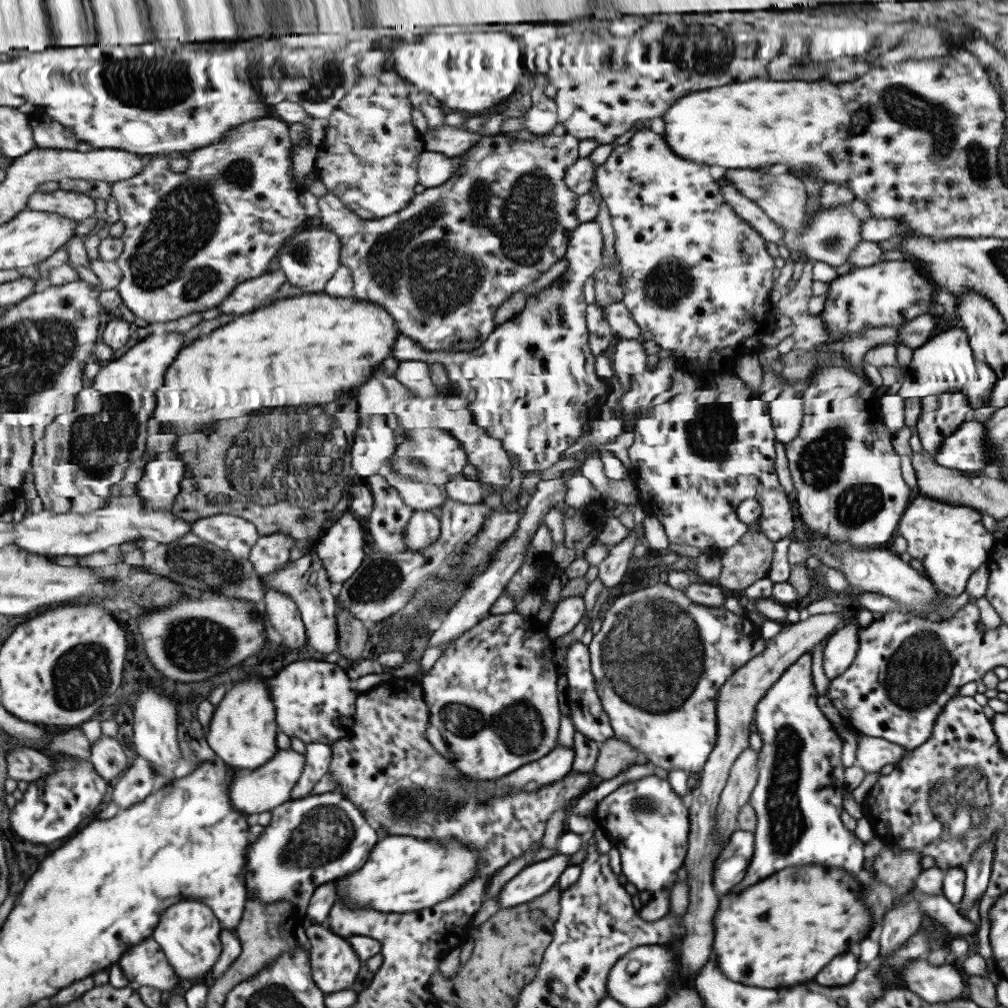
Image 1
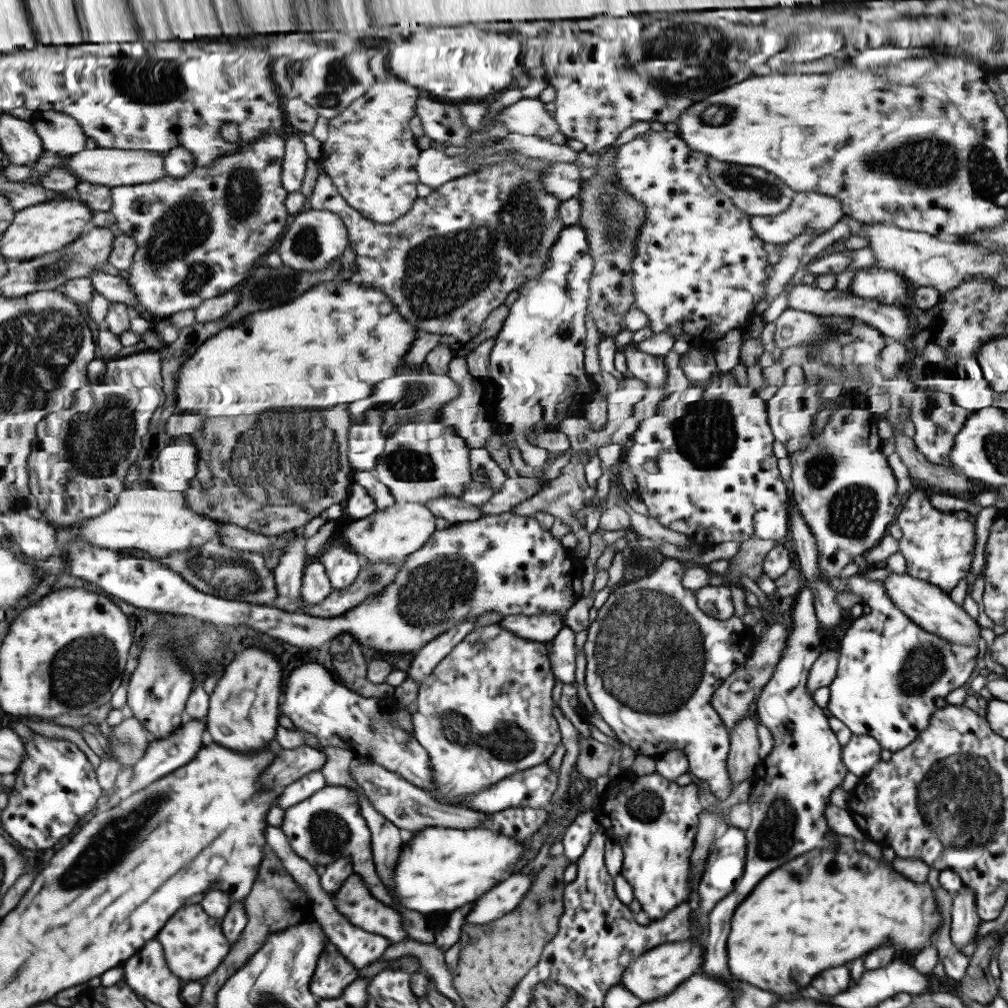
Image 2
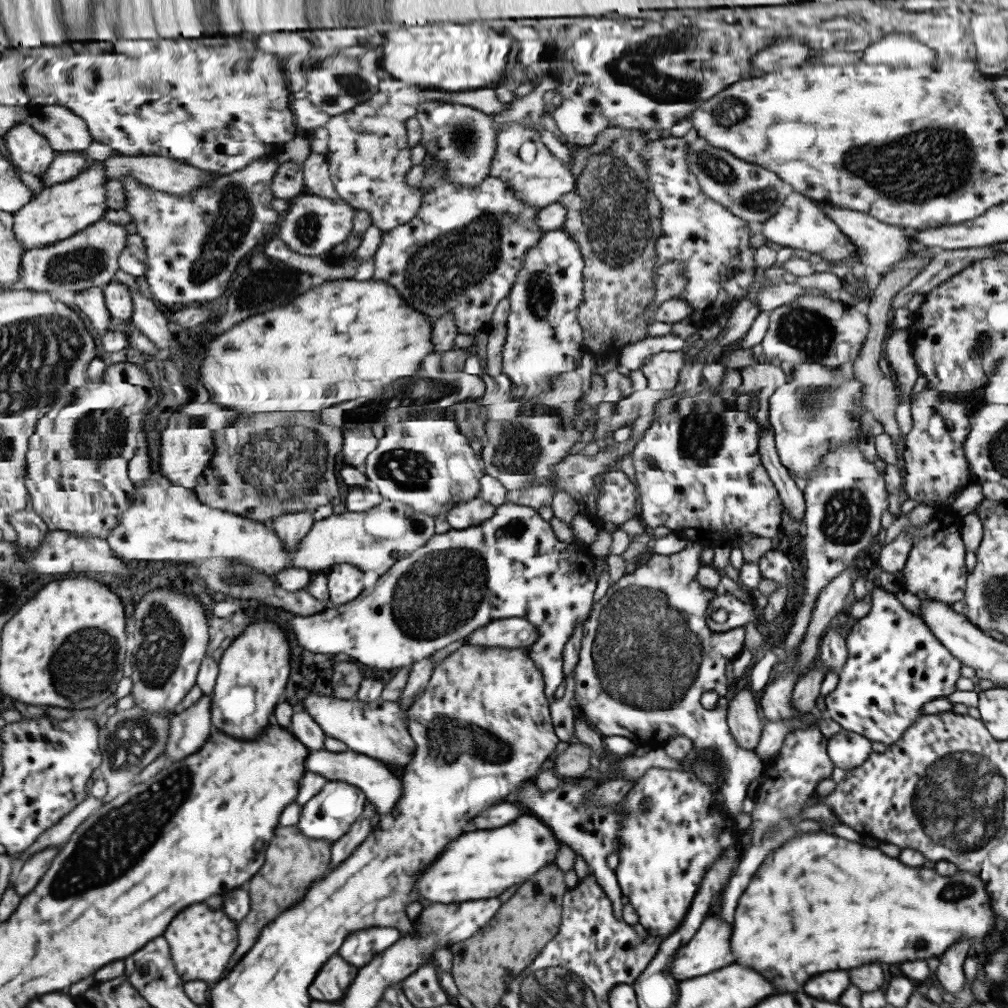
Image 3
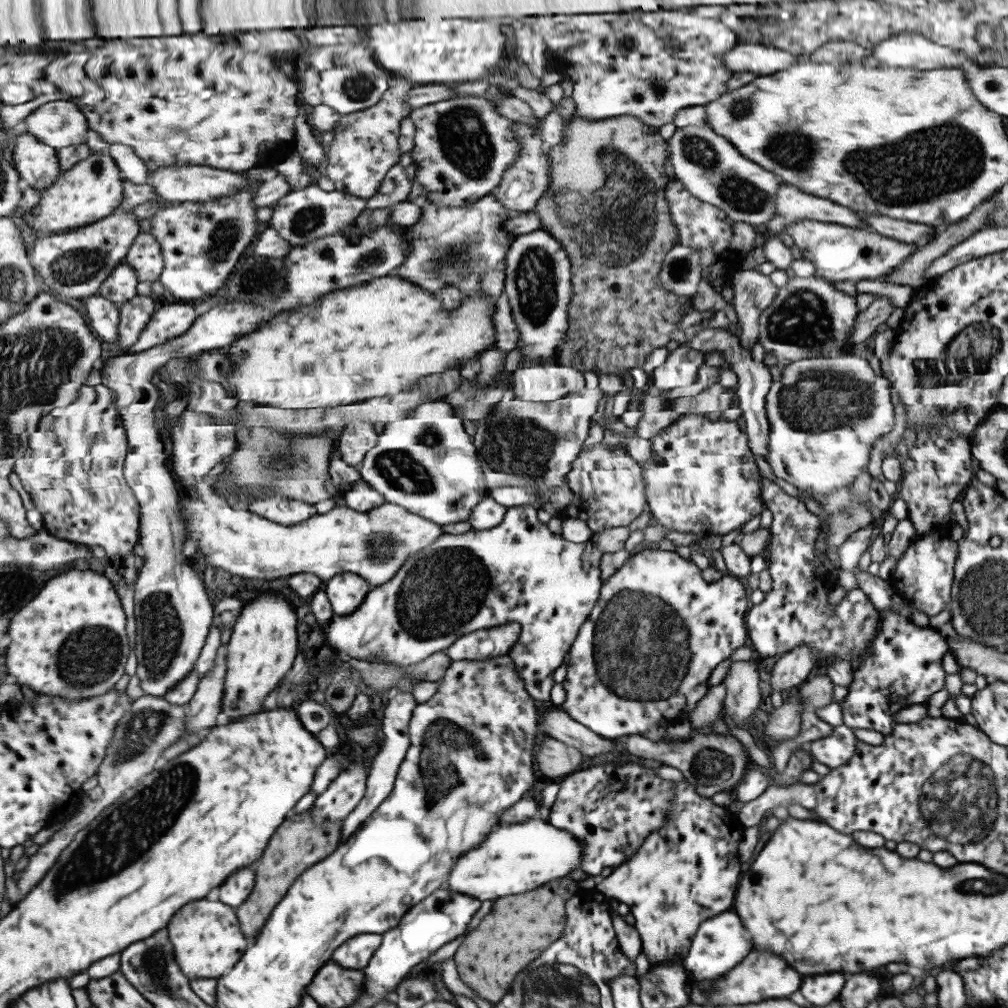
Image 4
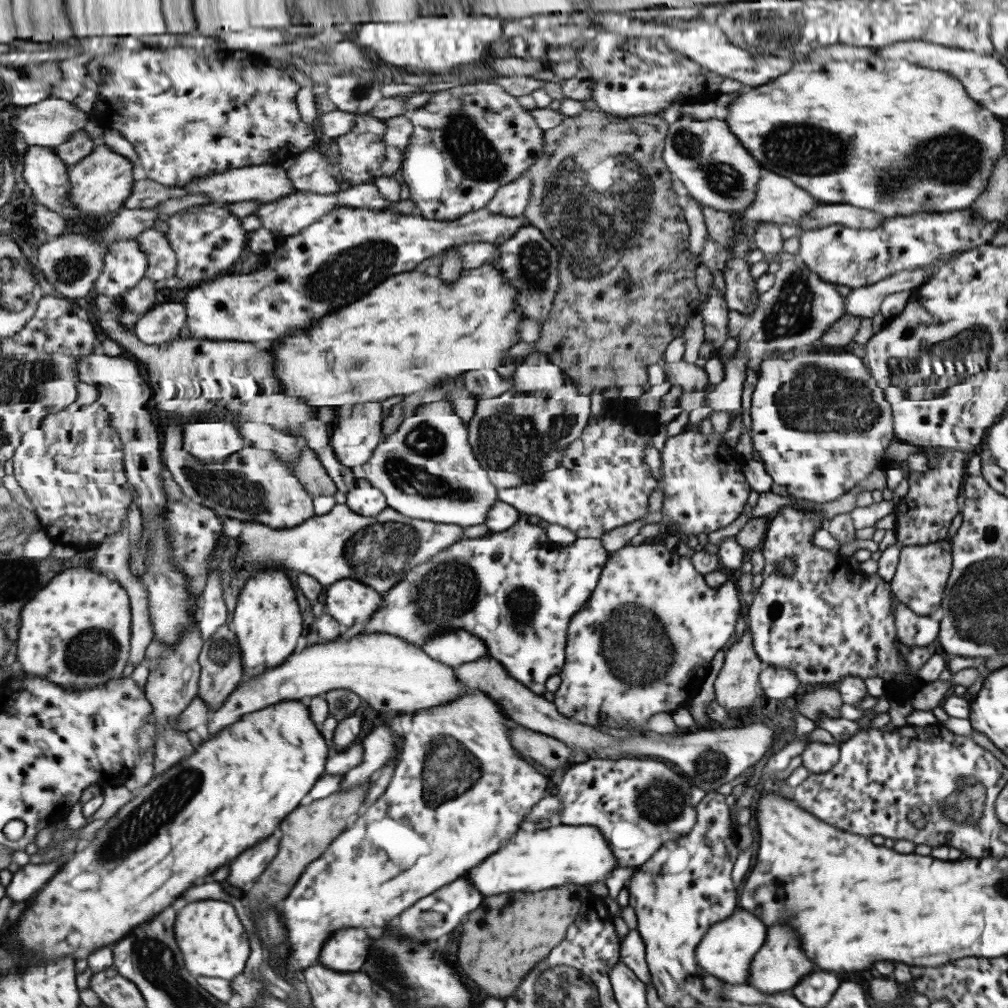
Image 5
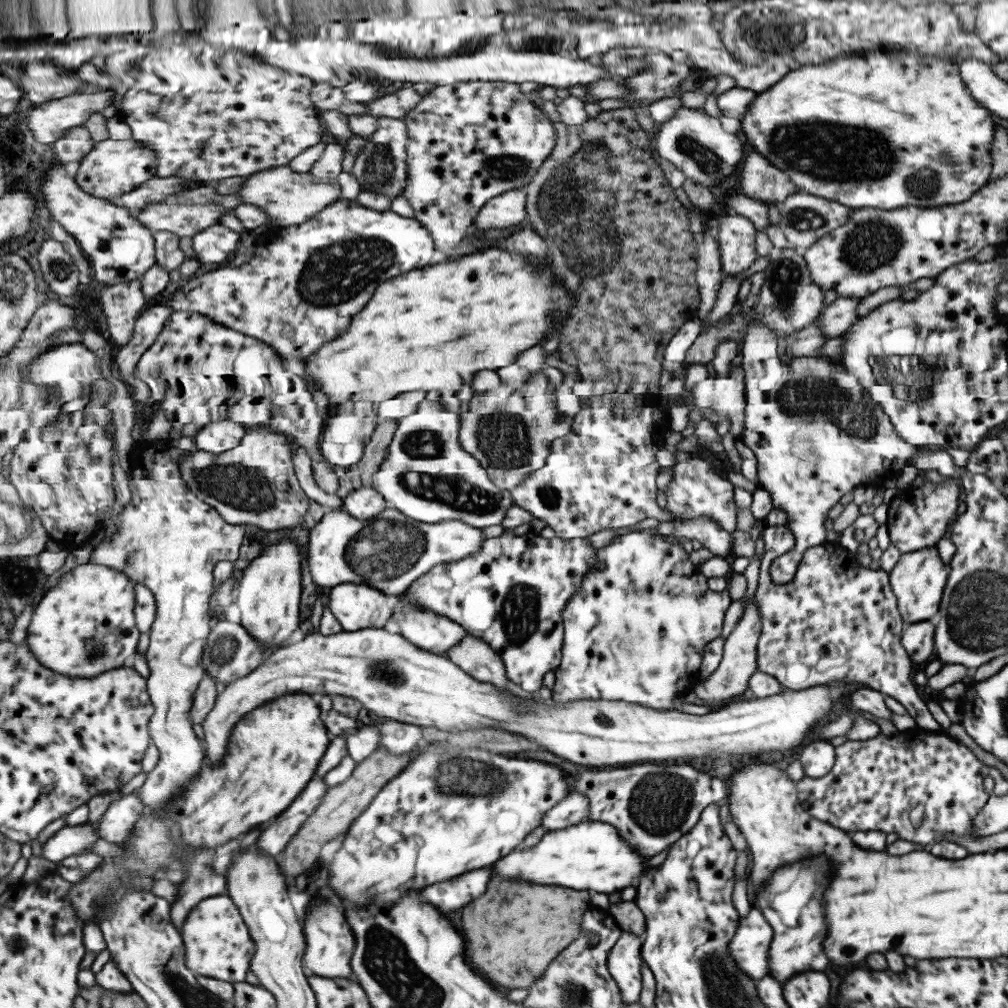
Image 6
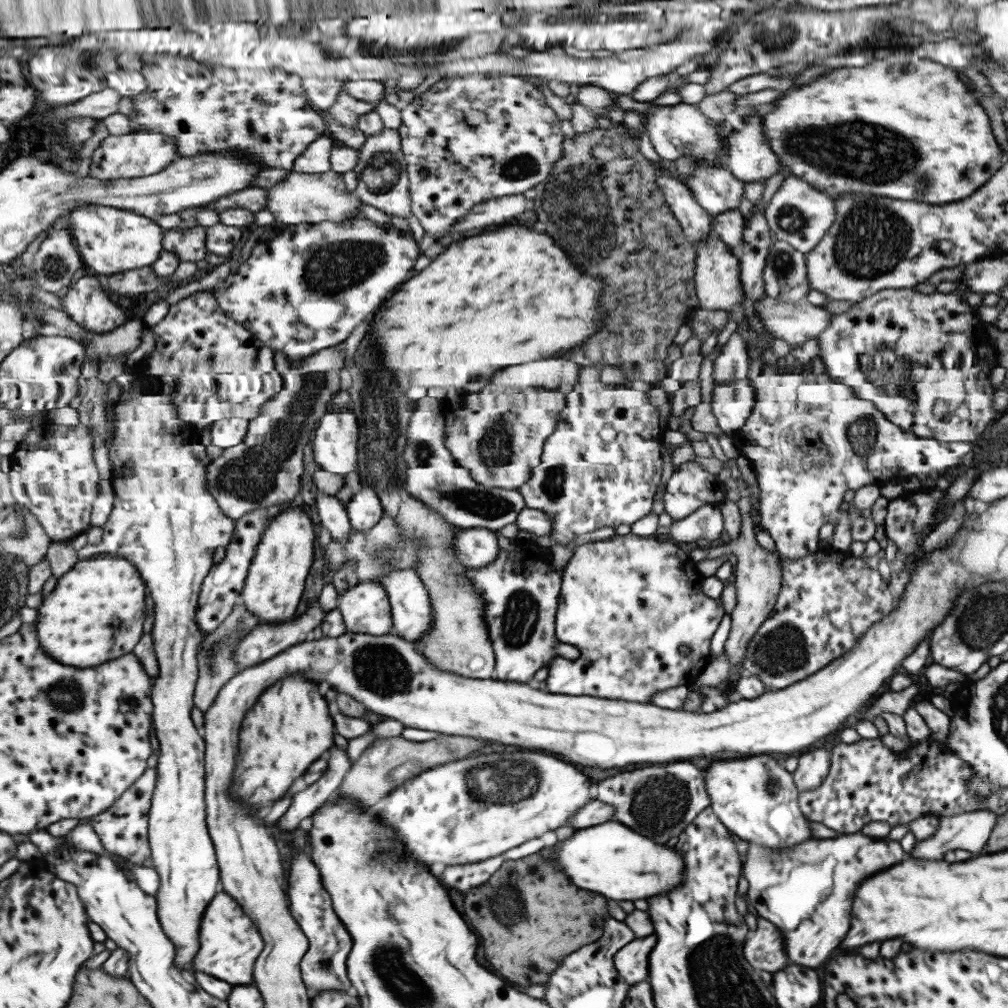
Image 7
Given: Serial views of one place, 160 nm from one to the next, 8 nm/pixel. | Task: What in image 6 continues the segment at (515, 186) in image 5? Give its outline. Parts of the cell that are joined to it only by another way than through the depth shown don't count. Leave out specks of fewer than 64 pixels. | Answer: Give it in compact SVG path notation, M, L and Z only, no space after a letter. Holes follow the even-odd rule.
M522 187L512 188L490 198L474 216L470 229L506 229L525 218L526 194Z

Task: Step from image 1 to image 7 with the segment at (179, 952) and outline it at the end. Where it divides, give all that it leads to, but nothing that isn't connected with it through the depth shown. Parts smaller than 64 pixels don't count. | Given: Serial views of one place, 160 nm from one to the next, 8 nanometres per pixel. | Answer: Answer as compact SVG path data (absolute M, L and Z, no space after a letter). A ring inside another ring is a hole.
M225 890L211 901L207 908L207 918L203 918L201 929L201 950L196 954L194 970L216 976L233 986L252 985L254 982L255 962L261 956L266 942L258 926L234 896Z

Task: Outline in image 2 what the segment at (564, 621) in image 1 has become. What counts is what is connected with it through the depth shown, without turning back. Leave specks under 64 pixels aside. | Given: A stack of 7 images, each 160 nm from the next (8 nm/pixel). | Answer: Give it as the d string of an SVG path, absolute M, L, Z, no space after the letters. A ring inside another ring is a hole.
M552 612L551 614L529 616L507 615L502 617L498 625L519 638L546 643L565 625L564 618L565 612L564 614Z

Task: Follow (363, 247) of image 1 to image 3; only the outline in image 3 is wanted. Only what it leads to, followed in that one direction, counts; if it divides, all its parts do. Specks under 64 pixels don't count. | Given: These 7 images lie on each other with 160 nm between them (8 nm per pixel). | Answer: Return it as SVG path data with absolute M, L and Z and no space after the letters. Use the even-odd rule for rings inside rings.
M309 151L307 156L301 164L304 190L318 197L339 199L330 178L326 155ZM488 175L477 186L463 186L456 184L455 182L442 182L433 186L431 191L428 191L420 198L420 205L415 216L410 219L410 222L406 222L403 225L395 226L395 228L388 232L381 234L379 239L379 245L375 249L373 254L373 276L371 279L376 281L383 281L389 284L389 286L395 286L395 290L405 296L403 300L407 304L411 304L415 310L427 314L428 321L433 324L434 320L444 312L452 314L455 321L455 326L459 334L472 334L475 335L477 330L482 330L489 322L492 312L496 308L497 304L508 298L511 286L515 282L515 277L519 270L523 268L523 256L526 252L531 250L531 246L535 246L539 242L539 238L543 236L543 231L537 227L534 223L536 212L539 208L533 208L528 206L514 197L512 189L507 186L506 182L503 182L500 178L491 177Z

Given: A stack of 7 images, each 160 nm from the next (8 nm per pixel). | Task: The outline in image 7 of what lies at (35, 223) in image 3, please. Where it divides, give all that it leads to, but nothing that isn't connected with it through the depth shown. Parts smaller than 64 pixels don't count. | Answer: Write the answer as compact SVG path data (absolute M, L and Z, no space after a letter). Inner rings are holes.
M134 130L123 136L109 135L97 150L94 150L90 173L100 181L115 181L122 178L134 179L151 176L165 170L180 156L176 138L150 130Z

